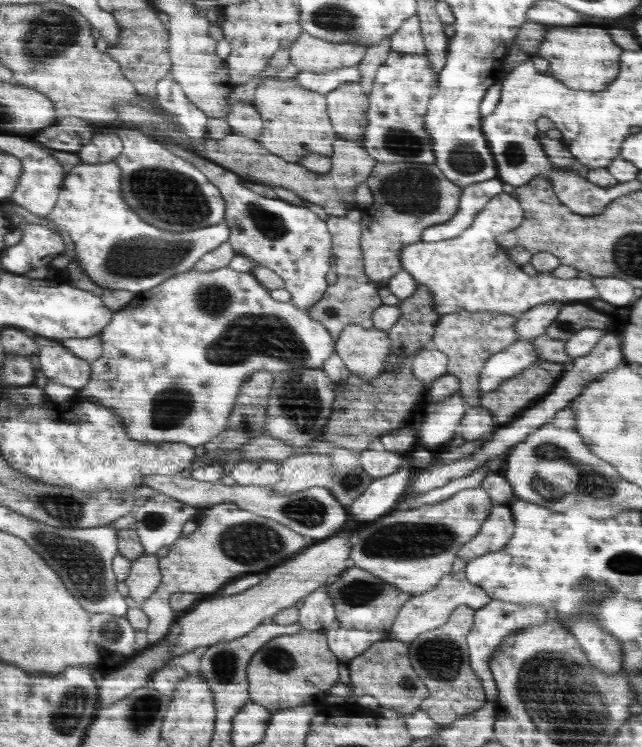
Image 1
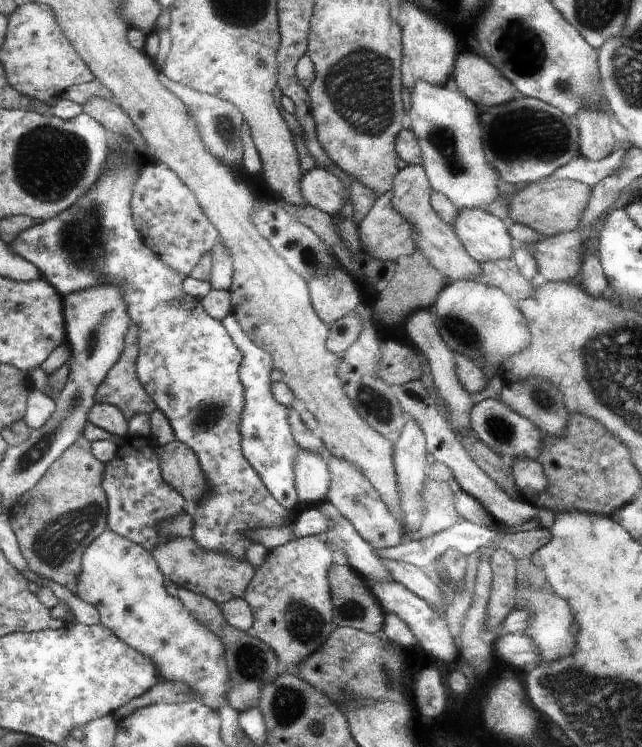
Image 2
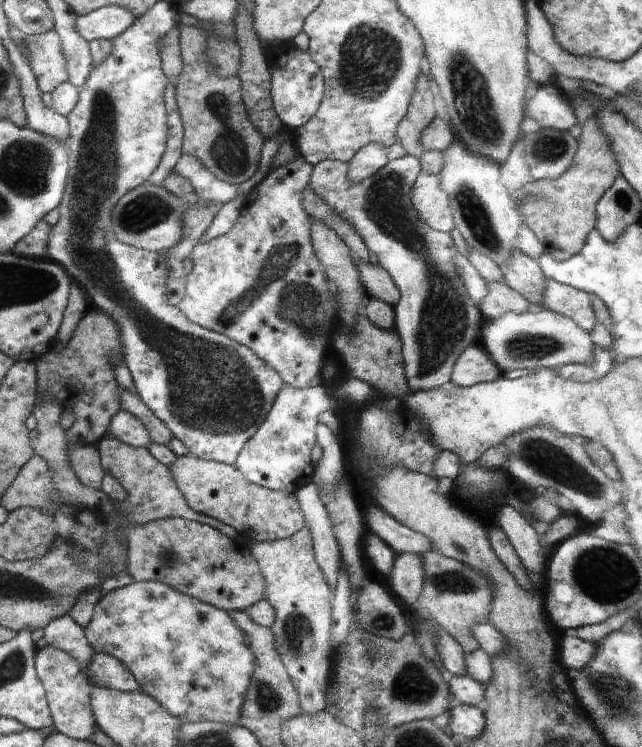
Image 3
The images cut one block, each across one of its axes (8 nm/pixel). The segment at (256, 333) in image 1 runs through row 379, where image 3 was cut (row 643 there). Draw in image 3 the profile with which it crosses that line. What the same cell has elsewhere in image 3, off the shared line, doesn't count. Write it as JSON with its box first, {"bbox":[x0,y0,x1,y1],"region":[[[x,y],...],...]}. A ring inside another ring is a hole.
{"bbox":[83,581,256,724],"region":[[[136,581],[114,589],[101,598],[94,607],[94,616],[90,624],[83,630],[86,632],[88,642],[91,643],[95,652],[110,654],[122,661],[128,667],[128,670],[131,670],[132,674],[135,675],[139,685],[142,687],[142,691],[148,694],[148,696],[152,696],[172,716],[176,716],[176,718],[180,718],[180,720],[186,722],[216,721],[226,724],[239,722],[241,706],[245,699],[246,690],[250,686],[250,678],[252,678],[256,662],[254,662],[254,654],[248,648],[246,634],[242,634],[242,630],[236,626],[236,622],[232,620],[231,613],[220,610],[215,606],[210,606],[210,604],[206,604],[205,602],[200,602],[200,600],[196,600],[196,598],[192,598],[191,596],[186,596],[186,594],[174,590],[171,586],[166,586],[162,582]]]}

